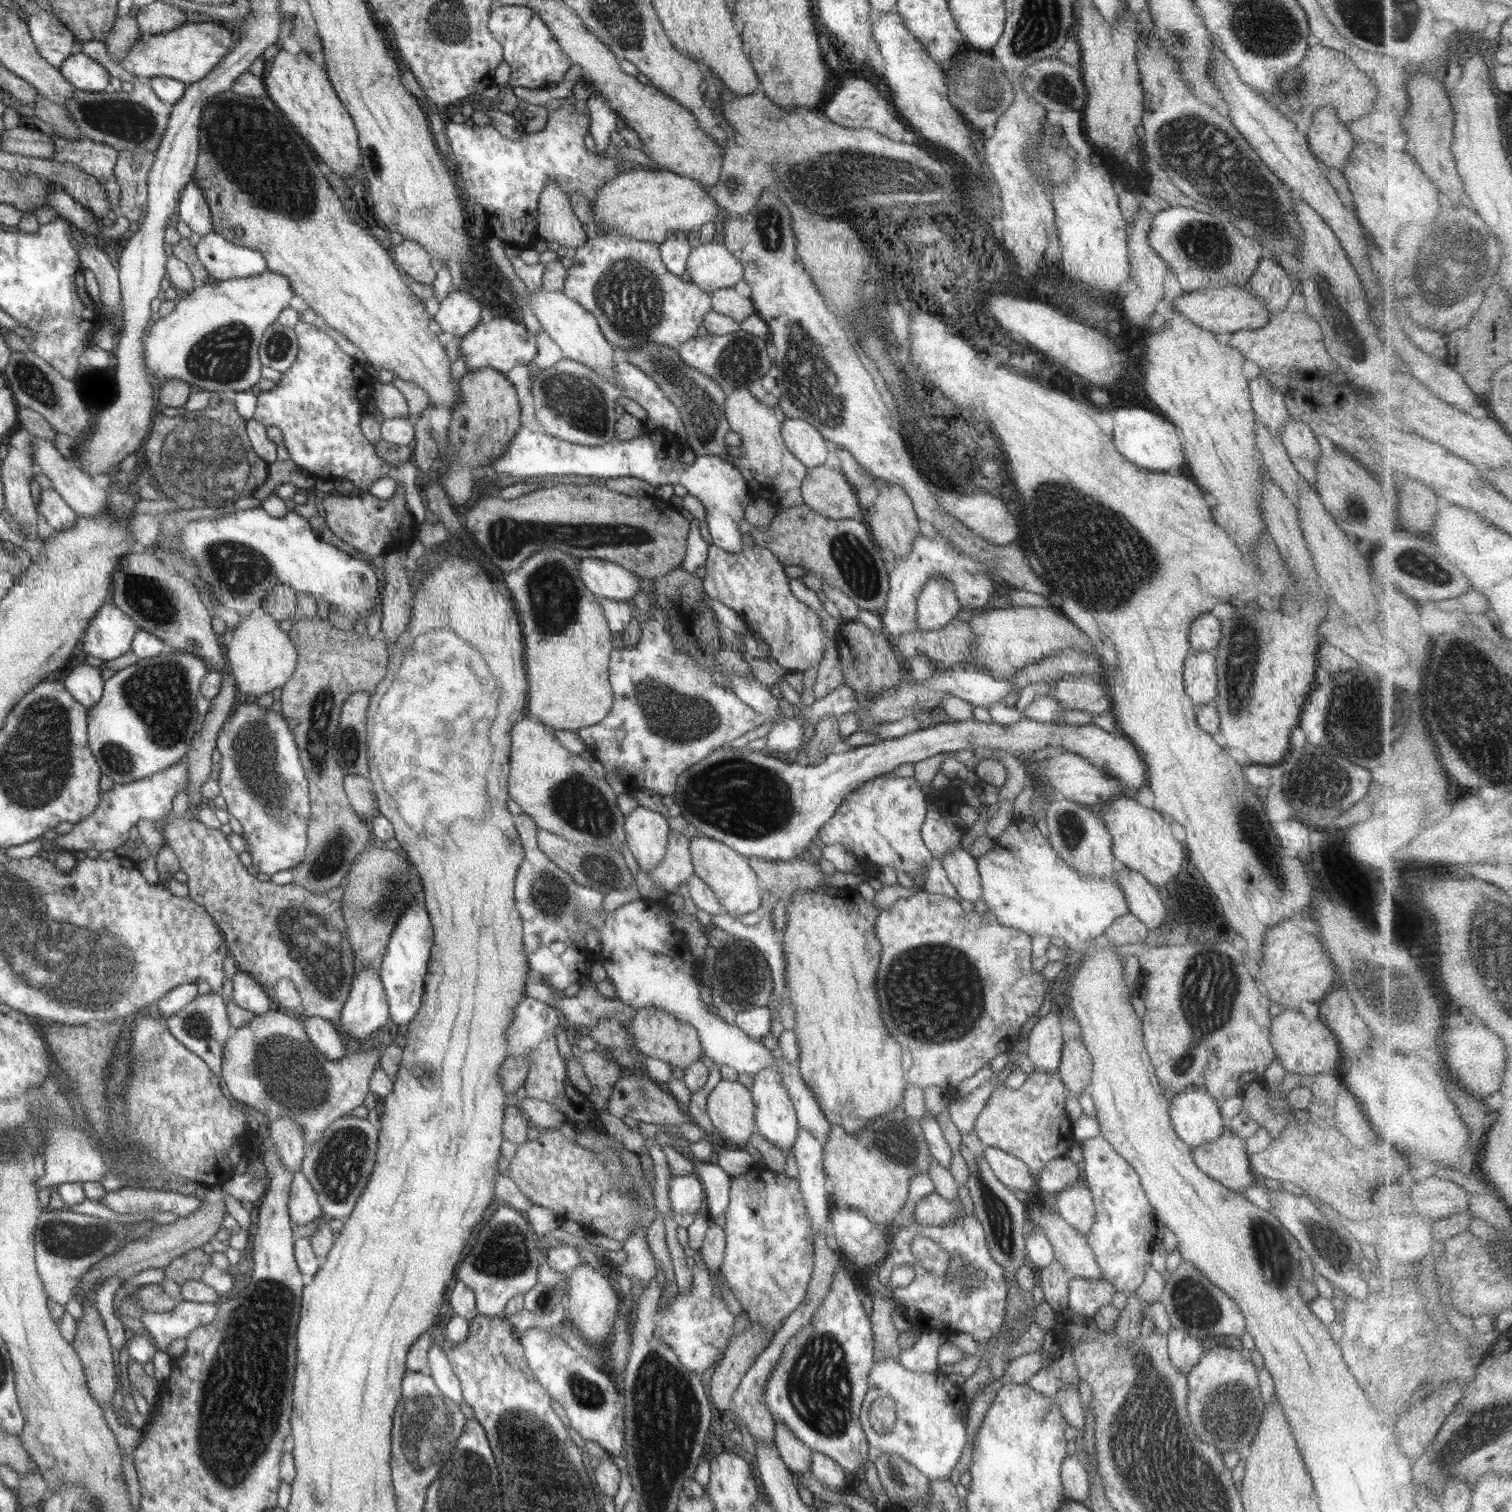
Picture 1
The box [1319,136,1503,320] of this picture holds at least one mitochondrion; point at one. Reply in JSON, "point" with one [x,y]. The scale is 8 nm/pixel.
{"point":[1448,268]}

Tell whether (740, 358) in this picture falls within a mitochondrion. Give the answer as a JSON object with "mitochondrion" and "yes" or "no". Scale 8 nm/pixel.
{"mitochondrion":"yes"}

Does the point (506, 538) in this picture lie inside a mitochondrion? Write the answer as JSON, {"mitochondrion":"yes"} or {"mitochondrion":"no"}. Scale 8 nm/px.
{"mitochondrion":"yes"}

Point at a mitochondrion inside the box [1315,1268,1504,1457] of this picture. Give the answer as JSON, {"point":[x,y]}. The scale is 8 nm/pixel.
{"point":[1479,1430]}

